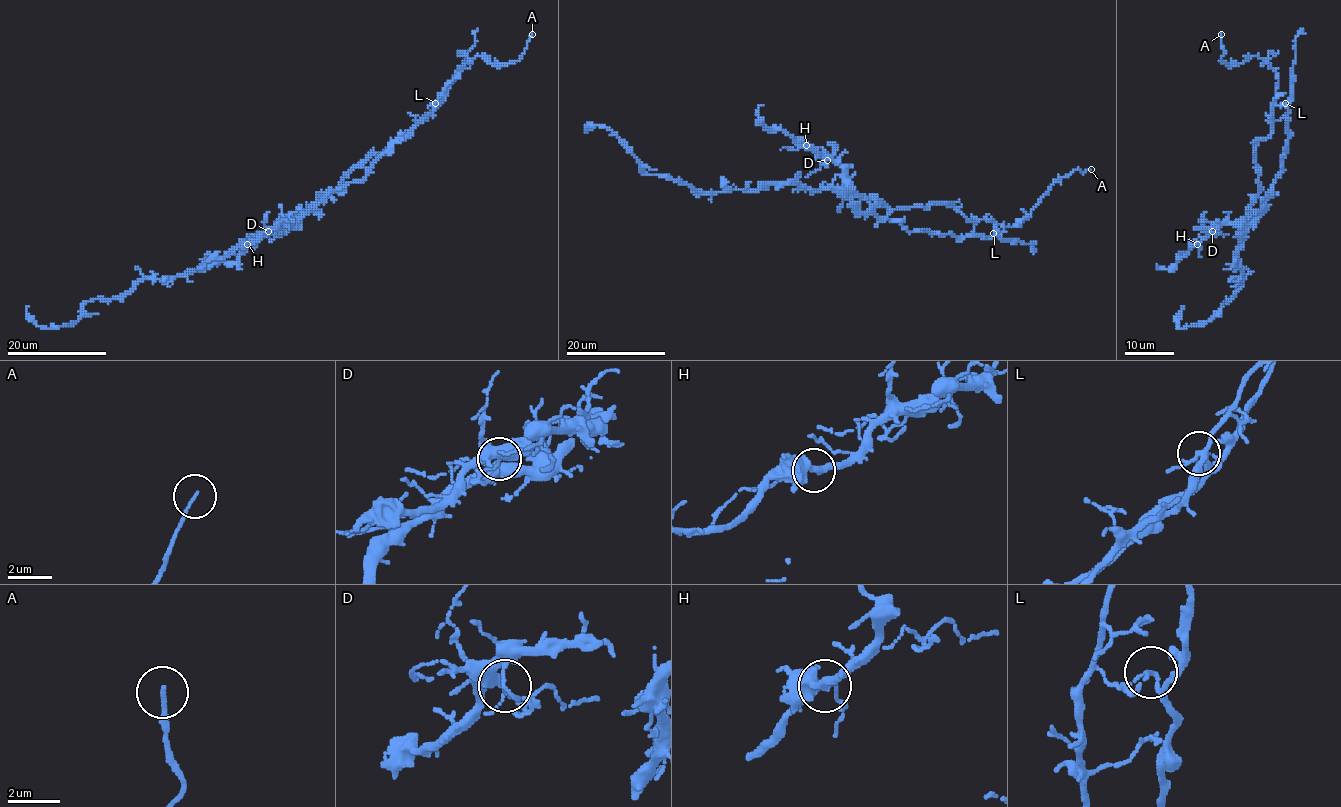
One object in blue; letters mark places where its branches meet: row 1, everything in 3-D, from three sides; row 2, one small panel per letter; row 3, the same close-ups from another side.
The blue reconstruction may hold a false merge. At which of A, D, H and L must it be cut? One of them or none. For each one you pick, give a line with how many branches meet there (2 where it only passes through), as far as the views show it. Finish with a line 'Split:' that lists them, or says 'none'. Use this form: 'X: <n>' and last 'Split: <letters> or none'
L: 2
Split: L

